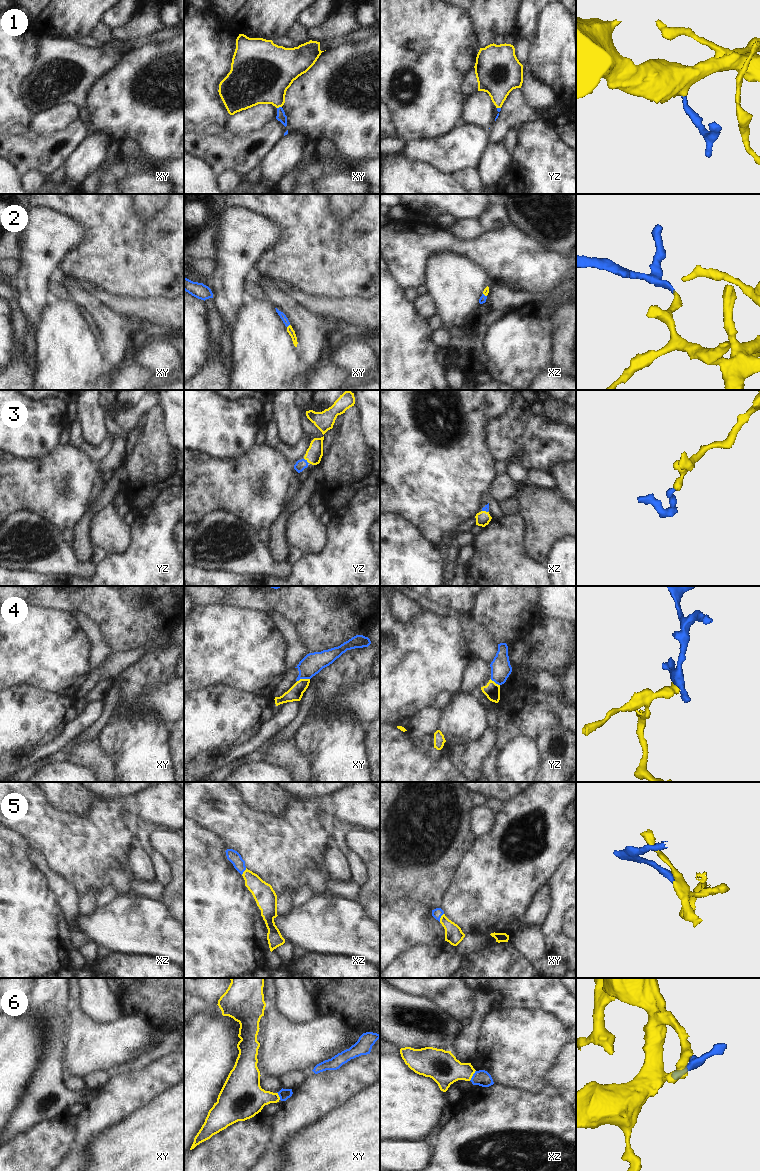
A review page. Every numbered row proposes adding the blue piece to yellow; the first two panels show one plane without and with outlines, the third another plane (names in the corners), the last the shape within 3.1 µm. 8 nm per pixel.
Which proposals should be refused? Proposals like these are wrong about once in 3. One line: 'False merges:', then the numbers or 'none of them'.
False merges: 4

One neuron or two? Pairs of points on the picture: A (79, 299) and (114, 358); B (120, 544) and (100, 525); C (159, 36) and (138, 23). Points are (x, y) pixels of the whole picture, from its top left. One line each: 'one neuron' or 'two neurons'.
A: one neuron
B: one neuron
C: two neurons

